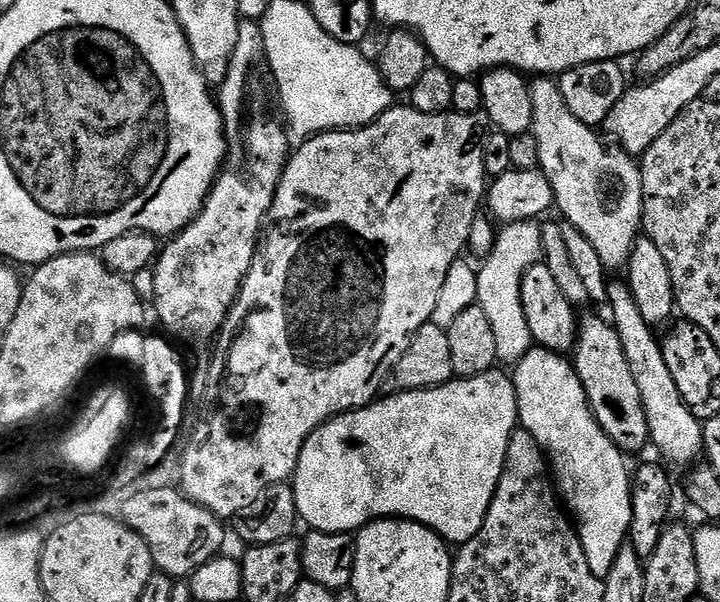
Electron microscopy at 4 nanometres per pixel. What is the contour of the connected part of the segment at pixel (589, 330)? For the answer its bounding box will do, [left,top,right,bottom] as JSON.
[574,316,650,454]

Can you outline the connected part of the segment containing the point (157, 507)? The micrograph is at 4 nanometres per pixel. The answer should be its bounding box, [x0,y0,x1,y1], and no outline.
[122,488,225,578]

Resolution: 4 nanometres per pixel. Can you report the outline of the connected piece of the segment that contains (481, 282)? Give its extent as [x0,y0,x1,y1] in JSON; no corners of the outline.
[475,220,543,365]

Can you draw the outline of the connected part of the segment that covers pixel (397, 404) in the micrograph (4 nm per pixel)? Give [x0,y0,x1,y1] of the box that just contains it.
[294,370,518,545]

